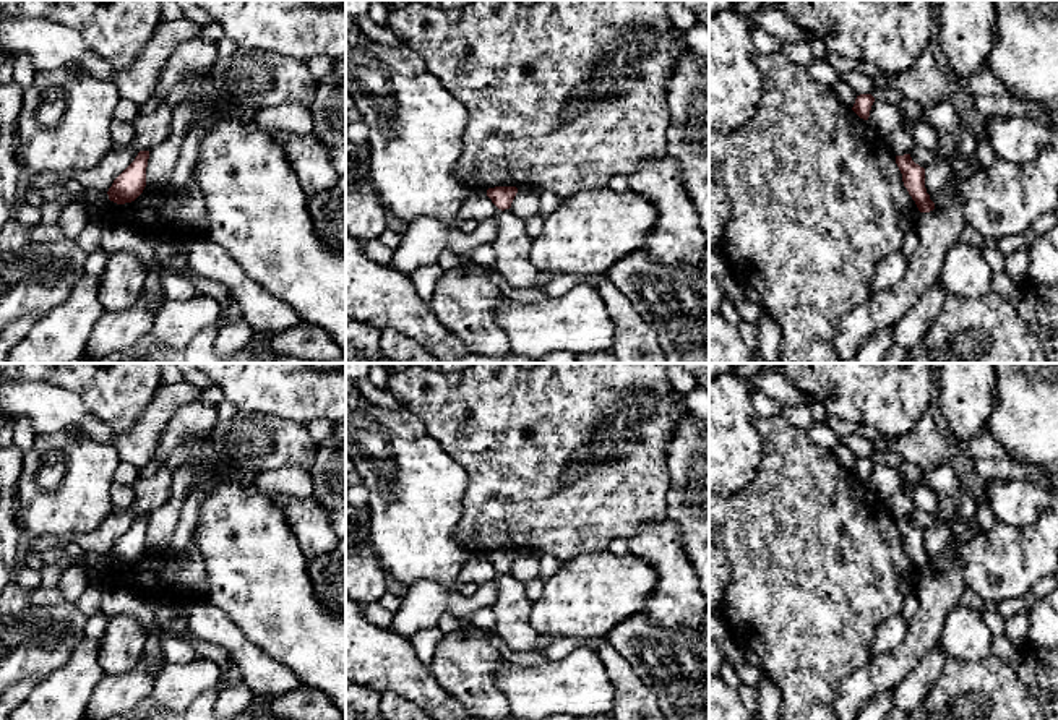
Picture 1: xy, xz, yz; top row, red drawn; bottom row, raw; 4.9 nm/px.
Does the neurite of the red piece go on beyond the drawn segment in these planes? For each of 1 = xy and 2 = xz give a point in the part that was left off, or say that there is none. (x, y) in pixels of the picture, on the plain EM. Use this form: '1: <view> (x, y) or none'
1: none
2: none

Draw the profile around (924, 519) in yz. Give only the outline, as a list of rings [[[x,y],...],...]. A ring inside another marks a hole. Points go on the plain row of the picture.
[[[915,509],[910,516],[910,521],[915,527],[925,532],[935,524],[938,524],[941,517],[936,512]]]

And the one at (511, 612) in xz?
[[[474,556],[462,566],[454,589],[459,590],[467,582],[493,584],[498,590],[498,598],[492,606],[493,631],[518,654],[535,650],[539,634],[531,624],[534,603],[526,595],[526,584],[510,572],[498,572],[487,558]]]

